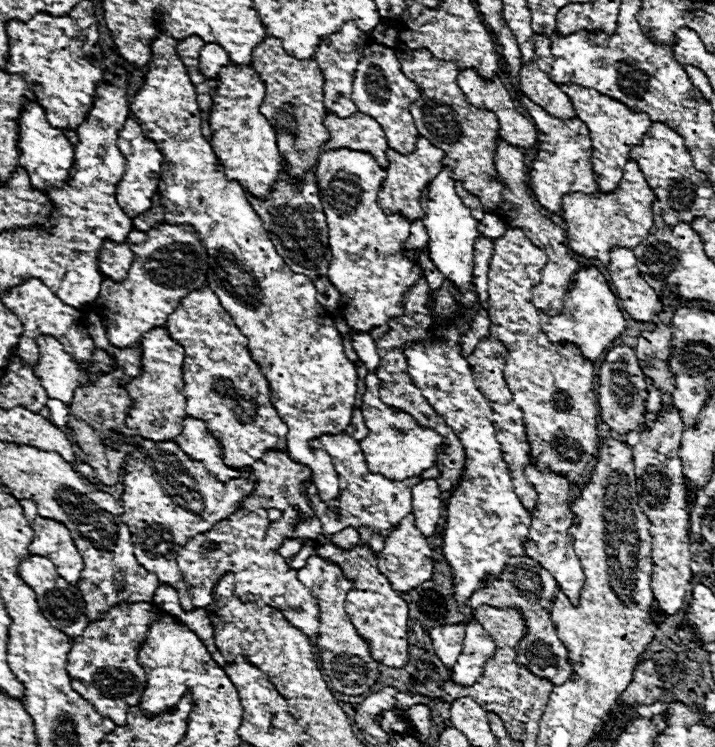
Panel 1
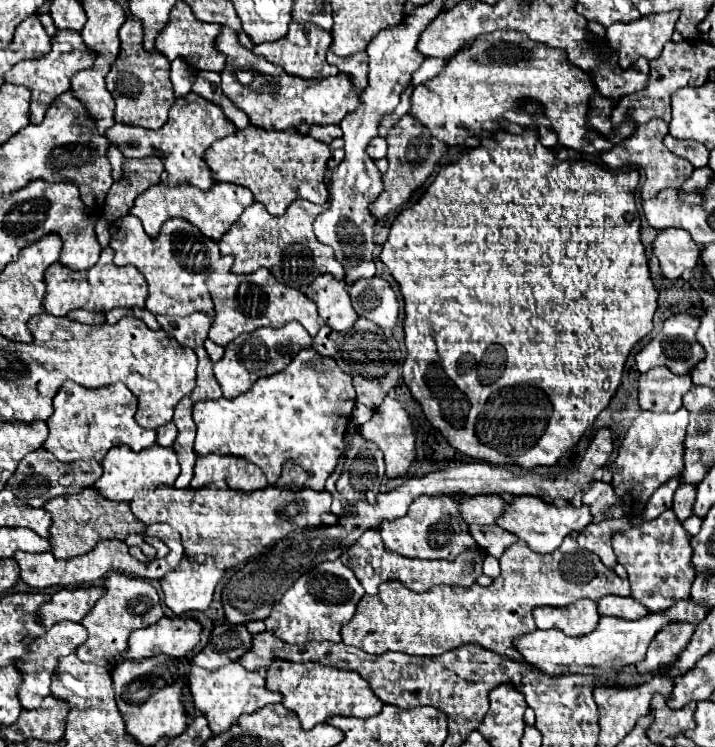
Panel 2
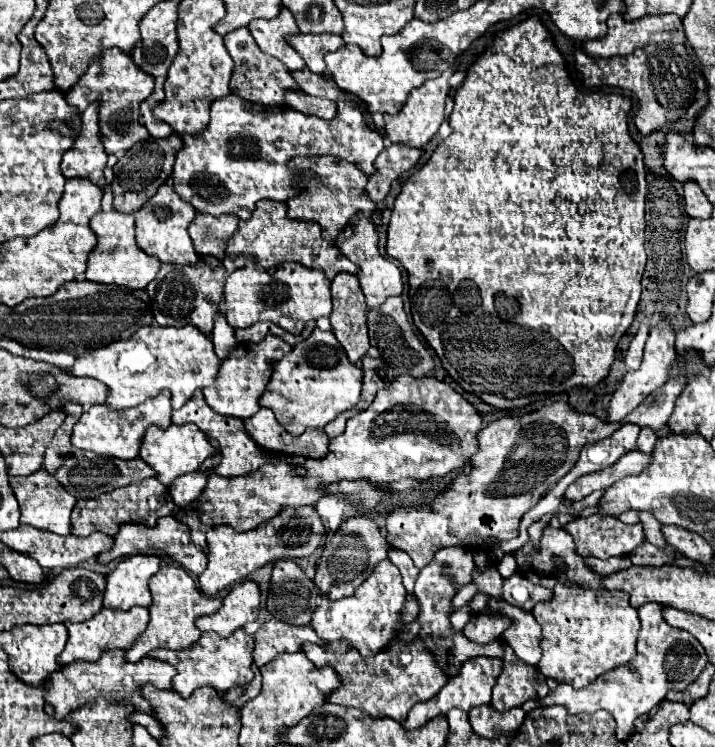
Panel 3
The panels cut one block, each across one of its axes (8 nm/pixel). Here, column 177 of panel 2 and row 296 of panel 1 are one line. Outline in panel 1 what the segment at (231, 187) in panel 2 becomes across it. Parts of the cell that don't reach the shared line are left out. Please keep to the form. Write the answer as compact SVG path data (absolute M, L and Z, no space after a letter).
M202 286L194 292L190 292L180 306L168 316L168 322L164 324L170 338L176 338L180 346L186 352L184 358L184 396L186 396L186 414L192 418L202 418L208 422L210 432L222 442L224 462L232 468L250 468L264 450L286 450L286 426L278 418L276 408L272 406L268 398L268 380L260 372L258 364L250 358L248 352L248 340L234 324L232 316L222 308L218 296Z

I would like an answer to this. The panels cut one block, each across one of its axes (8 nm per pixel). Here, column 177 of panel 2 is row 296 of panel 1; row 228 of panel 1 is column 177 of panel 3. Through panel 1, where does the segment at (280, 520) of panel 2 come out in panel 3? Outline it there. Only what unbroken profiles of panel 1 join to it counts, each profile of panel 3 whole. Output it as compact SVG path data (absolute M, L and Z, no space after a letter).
M398 376L392 380L392 384L384 390L380 390L374 398L374 402L368 406L368 410L358 412L354 418L348 420L344 434L336 436L328 444L328 454L320 460L304 460L302 468L306 470L304 476L296 476L292 472L290 464L278 462L278 464L264 464L264 468L258 468L256 472L224 478L218 474L208 476L208 484L204 486L204 492L200 498L192 500L192 504L184 508L176 508L174 516L188 526L190 538L196 546L208 554L206 538L204 534L214 526L232 526L236 532L248 532L258 528L262 522L274 518L284 508L300 508L300 506L316 506L316 502L324 496L328 496L326 486L340 482L340 480L368 480L372 484L392 484L402 478L412 480L428 480L428 478L442 478L454 470L464 470L470 464L470 456L478 450L476 434L482 428L482 416L476 412L472 404L468 404L458 392L454 392L446 382L440 382L436 378L414 378L414 376Z

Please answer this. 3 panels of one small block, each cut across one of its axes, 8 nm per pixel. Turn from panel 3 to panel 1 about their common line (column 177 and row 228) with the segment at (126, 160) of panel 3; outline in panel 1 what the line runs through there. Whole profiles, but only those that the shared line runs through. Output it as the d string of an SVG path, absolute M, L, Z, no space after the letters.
M156 194L154 202L152 202L152 210L140 214L140 218L134 218L134 228L140 230L140 232L144 232L144 230L150 230L150 228L156 226L156 224L164 224L164 222L166 222L166 220L164 220L164 212L166 212L166 210L164 210L164 206L160 204L160 198L158 198L158 194Z

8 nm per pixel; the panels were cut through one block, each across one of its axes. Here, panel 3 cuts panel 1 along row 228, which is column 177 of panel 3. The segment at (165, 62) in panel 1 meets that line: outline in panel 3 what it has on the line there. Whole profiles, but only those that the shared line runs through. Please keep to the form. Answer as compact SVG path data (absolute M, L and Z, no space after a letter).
M162 184L158 192L144 204L136 214L136 242L138 246L150 254L156 256L164 264L196 264L198 254L192 246L192 240L188 236L188 226L194 220L196 210L184 202L170 184Z

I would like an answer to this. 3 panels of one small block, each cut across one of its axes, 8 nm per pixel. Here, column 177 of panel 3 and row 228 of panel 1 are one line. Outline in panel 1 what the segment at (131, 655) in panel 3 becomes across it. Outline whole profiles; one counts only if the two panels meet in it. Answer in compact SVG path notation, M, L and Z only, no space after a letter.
M628 160L628 166L624 166L624 176L616 192L612 194L596 194L586 196L582 192L566 194L562 200L562 218L566 220L566 234L568 244L572 246L572 252L586 258L586 260L598 260L604 268L610 264L610 252L612 248L636 248L652 228L652 202L656 200L654 192L644 180L644 174L640 172L638 164L634 160Z

